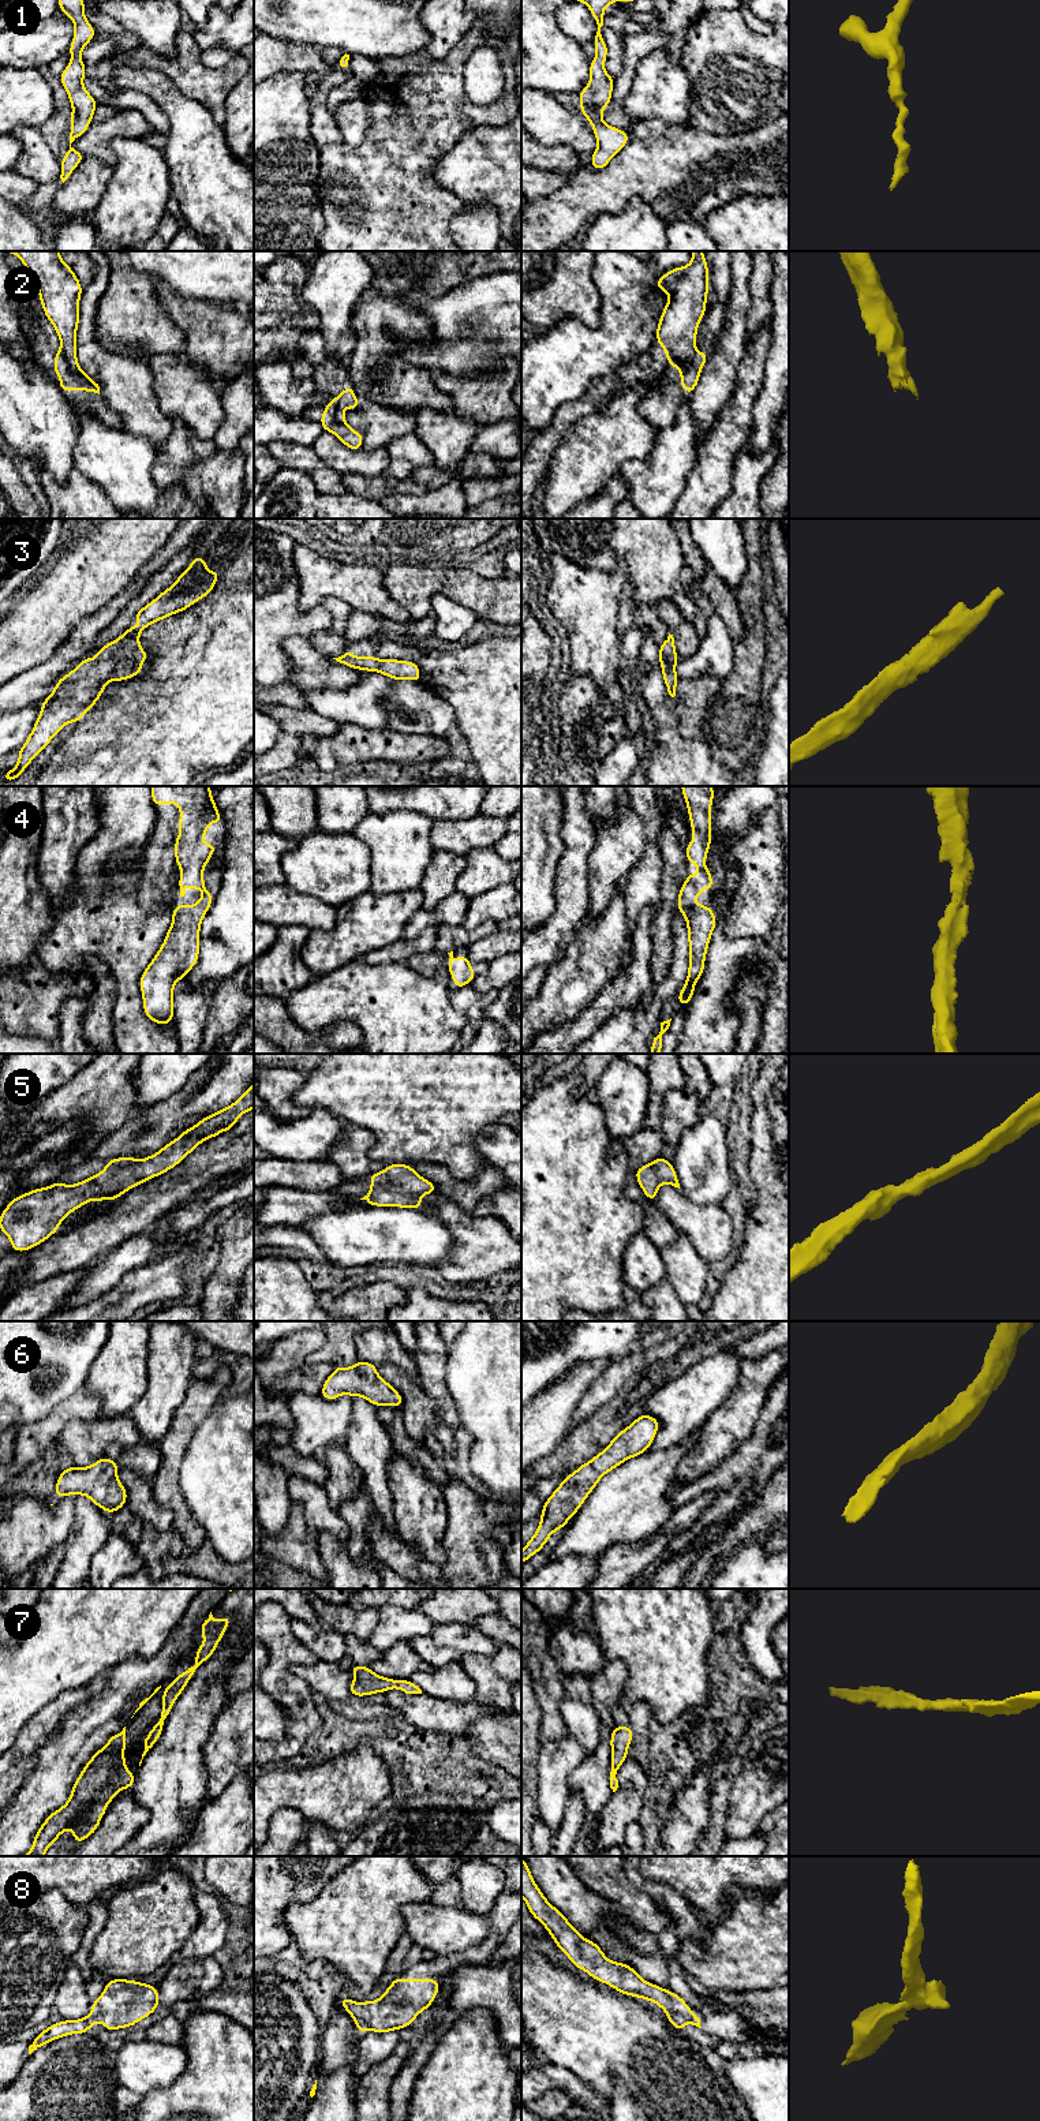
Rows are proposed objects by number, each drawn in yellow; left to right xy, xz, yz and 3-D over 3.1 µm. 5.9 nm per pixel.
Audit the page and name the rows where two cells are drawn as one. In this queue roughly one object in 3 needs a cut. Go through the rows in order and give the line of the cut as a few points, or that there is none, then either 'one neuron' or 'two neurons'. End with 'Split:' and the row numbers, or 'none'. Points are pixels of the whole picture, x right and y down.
1: no cut; one neuron
2: cut in xz along (332, 400), (335, 418), (344, 422); two neurons
3: no cut; one neuron
4: no cut; one neuron
5: no cut; one neuron
6: no cut; one neuron
7: no cut; one neuron
8: no cut; one neuron
Split: 2

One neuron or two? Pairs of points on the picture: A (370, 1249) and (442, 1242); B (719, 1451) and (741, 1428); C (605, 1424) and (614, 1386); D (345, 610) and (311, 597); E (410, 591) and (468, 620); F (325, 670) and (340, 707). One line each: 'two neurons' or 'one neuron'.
A: one neuron
B: one neuron
C: two neurons
D: two neurons
E: two neurons
F: two neurons

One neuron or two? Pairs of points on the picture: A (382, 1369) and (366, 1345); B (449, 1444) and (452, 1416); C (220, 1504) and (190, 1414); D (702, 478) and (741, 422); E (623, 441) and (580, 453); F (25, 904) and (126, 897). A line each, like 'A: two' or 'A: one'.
A: two
B: two
C: two
D: one
E: one
F: two

